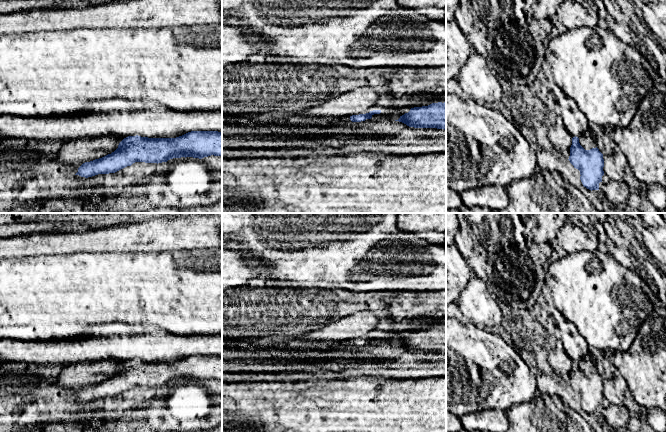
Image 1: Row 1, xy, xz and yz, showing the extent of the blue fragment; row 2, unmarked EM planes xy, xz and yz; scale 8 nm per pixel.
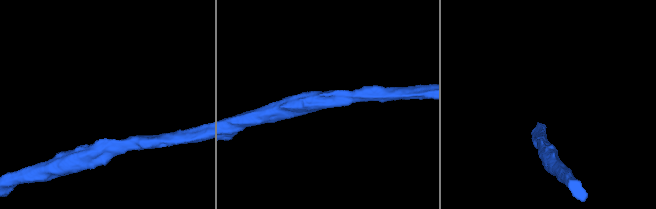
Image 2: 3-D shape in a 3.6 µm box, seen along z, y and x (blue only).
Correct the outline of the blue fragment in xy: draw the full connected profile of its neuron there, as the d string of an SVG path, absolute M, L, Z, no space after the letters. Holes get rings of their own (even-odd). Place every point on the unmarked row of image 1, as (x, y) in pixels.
M191 355L176 362L128 360L119 367L118 372L111 378L83 387L75 399L88 402L98 398L115 397L135 386L158 388L173 382L193 381L202 383L211 379L222 380L222 356Z

